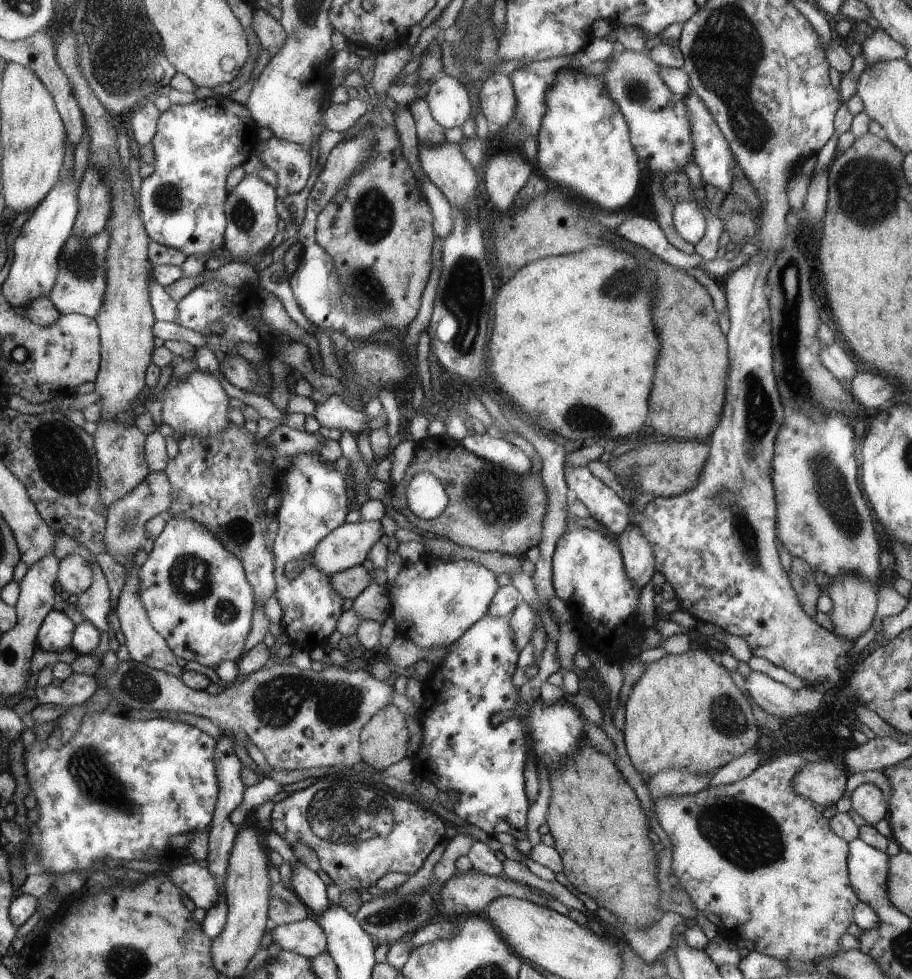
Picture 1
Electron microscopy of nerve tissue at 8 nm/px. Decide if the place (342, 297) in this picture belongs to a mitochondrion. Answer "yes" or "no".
yes

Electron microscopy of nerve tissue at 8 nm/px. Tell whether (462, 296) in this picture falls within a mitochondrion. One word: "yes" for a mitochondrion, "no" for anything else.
yes

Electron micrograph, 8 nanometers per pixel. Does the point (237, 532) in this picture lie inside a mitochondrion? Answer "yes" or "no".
yes

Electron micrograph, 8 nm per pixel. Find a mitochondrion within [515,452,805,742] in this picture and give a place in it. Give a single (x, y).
(747, 536)

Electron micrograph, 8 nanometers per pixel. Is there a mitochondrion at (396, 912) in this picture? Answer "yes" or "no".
yes

